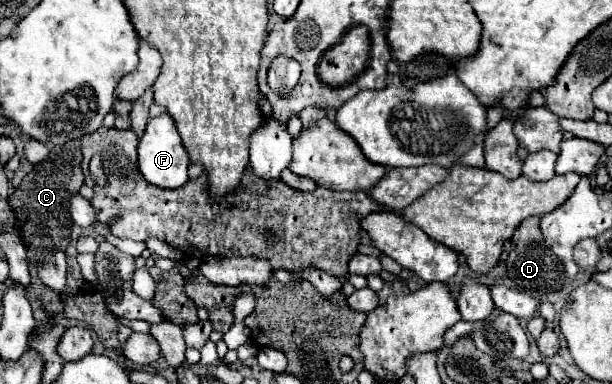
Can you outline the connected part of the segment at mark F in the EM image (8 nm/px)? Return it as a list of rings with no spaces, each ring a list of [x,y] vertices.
[[[164,112],[164,114],[152,118],[138,144],[138,166],[140,166],[142,176],[158,188],[180,188],[190,180],[188,164],[190,164],[190,156],[188,156],[186,148],[182,146],[182,140],[180,140],[180,134],[176,130],[172,116],[168,112]]]

